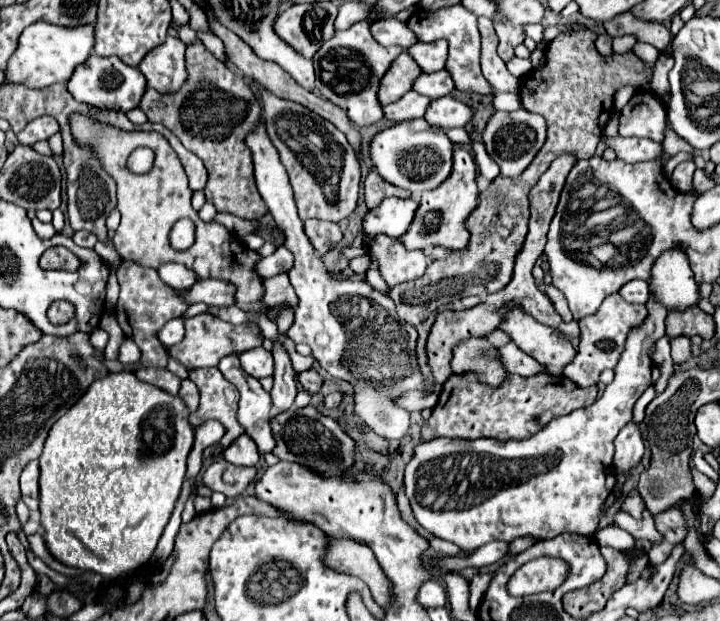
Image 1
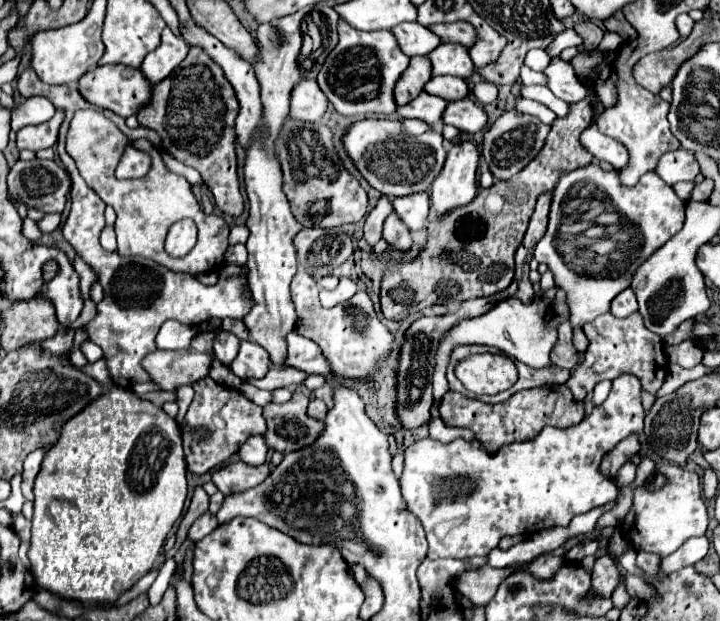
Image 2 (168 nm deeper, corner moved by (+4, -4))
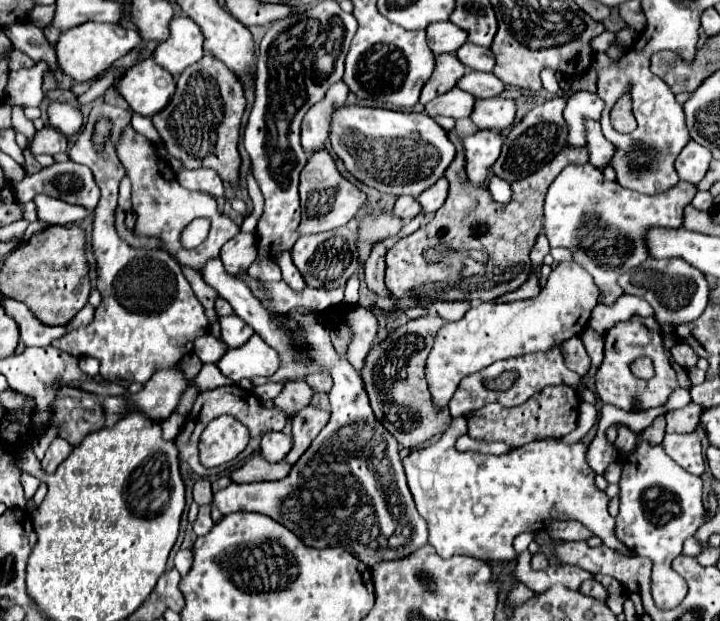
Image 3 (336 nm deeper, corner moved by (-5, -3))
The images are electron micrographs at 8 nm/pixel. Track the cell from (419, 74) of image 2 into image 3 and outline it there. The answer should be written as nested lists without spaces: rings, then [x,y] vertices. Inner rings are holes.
[[[454,53],[448,55],[438,55],[436,57],[436,67],[432,77],[426,81],[426,85],[422,87],[422,95],[420,95],[420,103],[426,105],[428,101],[432,101],[434,97],[450,91],[456,87],[458,79],[466,73],[466,67],[456,59]]]

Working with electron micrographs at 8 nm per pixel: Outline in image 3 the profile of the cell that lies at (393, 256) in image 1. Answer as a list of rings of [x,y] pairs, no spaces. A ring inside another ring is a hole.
[[[402,195],[402,197],[398,197],[392,213],[394,213],[394,217],[398,217],[398,219],[402,219],[402,221],[410,221],[410,219],[414,219],[420,211],[422,211],[422,209],[420,209],[420,205],[418,205],[418,201],[416,201],[414,197]]]

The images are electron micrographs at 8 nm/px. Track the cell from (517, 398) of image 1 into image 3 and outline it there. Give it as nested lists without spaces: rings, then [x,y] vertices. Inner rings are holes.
[[[546,387],[518,407],[502,407],[498,403],[486,405],[466,417],[470,437],[484,441],[504,441],[508,447],[522,447],[542,437],[564,437],[578,427],[578,393],[568,387]]]

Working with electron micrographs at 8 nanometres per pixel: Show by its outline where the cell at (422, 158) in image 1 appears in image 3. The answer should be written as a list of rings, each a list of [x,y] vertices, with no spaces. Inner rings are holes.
[[[342,105],[336,107],[330,127],[332,151],[344,161],[346,169],[366,185],[378,189],[380,193],[390,195],[412,195],[418,197],[428,187],[432,187],[456,157],[454,143],[448,139],[448,133],[424,113],[404,113],[390,109],[370,109],[360,105]]]

